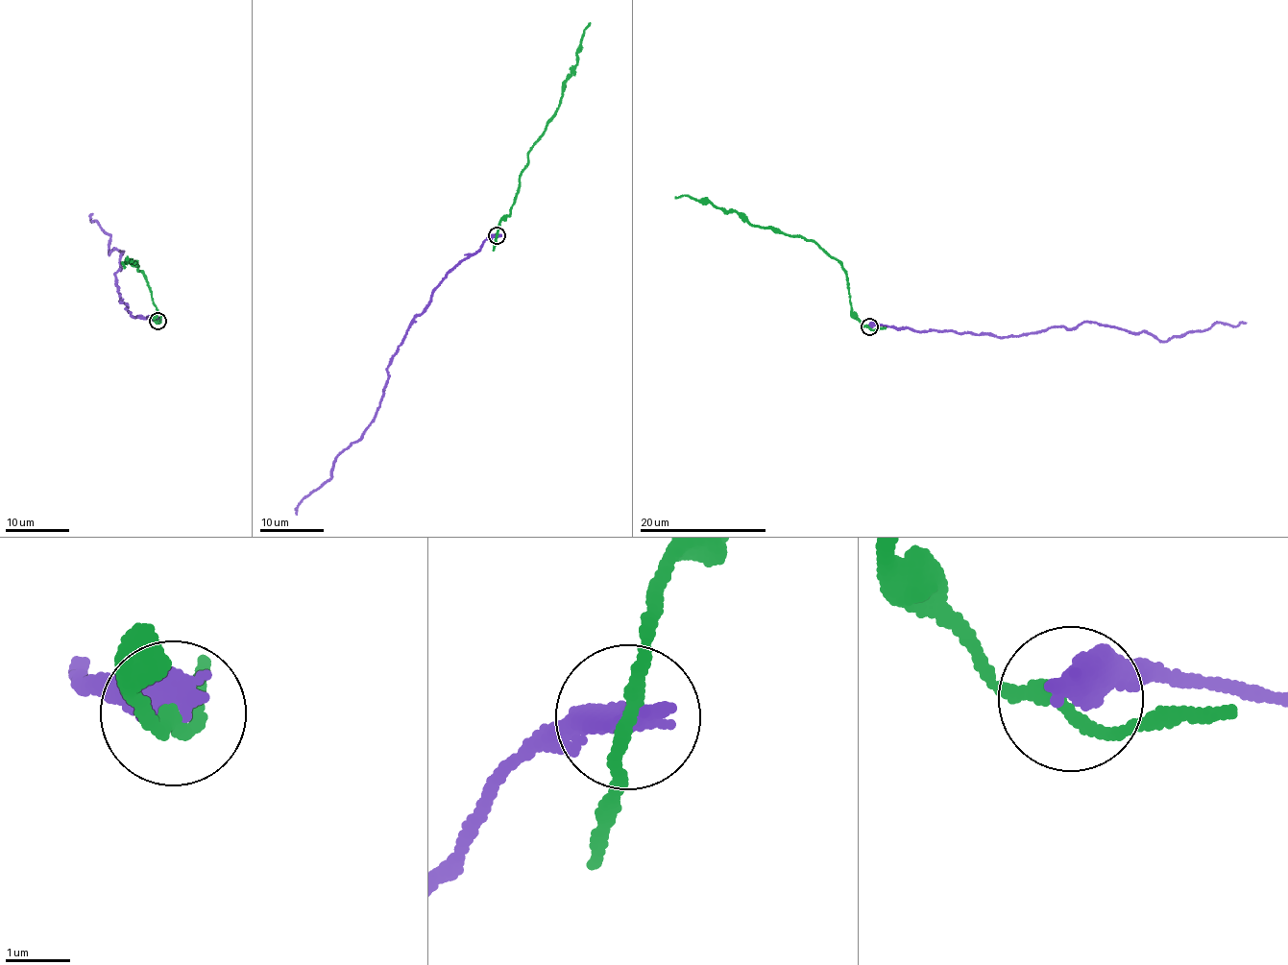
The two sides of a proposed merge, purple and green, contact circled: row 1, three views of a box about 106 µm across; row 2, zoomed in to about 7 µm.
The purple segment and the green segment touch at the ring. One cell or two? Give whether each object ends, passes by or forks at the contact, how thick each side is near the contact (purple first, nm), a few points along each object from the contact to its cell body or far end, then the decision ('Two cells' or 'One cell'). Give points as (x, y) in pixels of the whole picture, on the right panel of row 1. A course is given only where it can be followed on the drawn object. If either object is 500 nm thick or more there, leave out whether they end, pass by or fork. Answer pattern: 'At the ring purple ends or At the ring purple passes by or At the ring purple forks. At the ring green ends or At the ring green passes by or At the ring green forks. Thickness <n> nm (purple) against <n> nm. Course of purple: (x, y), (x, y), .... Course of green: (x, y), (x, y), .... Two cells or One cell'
Thickness 550 nm (purple) against 200 nm. Course of purple: (868, 327), (998, 337), (1054, 326), (1073, 328), (1084, 322), (1146, 331), (1160, 340), (1215, 324), (1246, 323). Course of green: (868, 327), (852, 312), (846, 272), (818, 244), (744, 222), (735, 211), (686, 195), (675, 196). Two cells

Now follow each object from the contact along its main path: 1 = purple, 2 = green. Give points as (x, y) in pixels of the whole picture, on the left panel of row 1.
1: (157, 322), (131, 315), (120, 301), (115, 274), (124, 251), (108, 254), (110, 235), (91, 214)
2: (157, 322), (154, 319), (157, 312), (146, 278), (131, 259), (121, 263), (124, 266)

